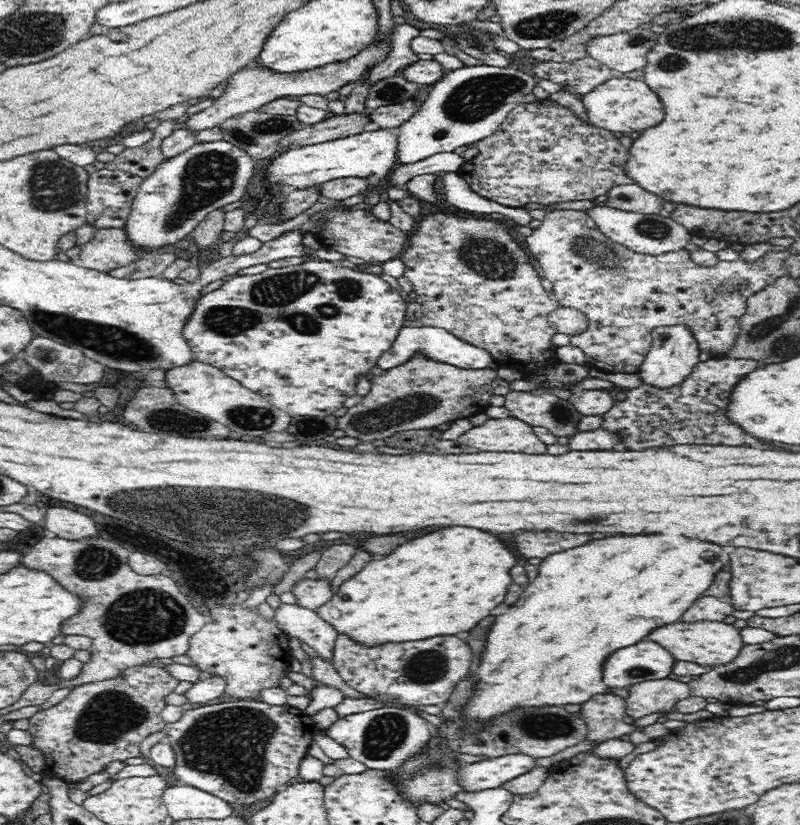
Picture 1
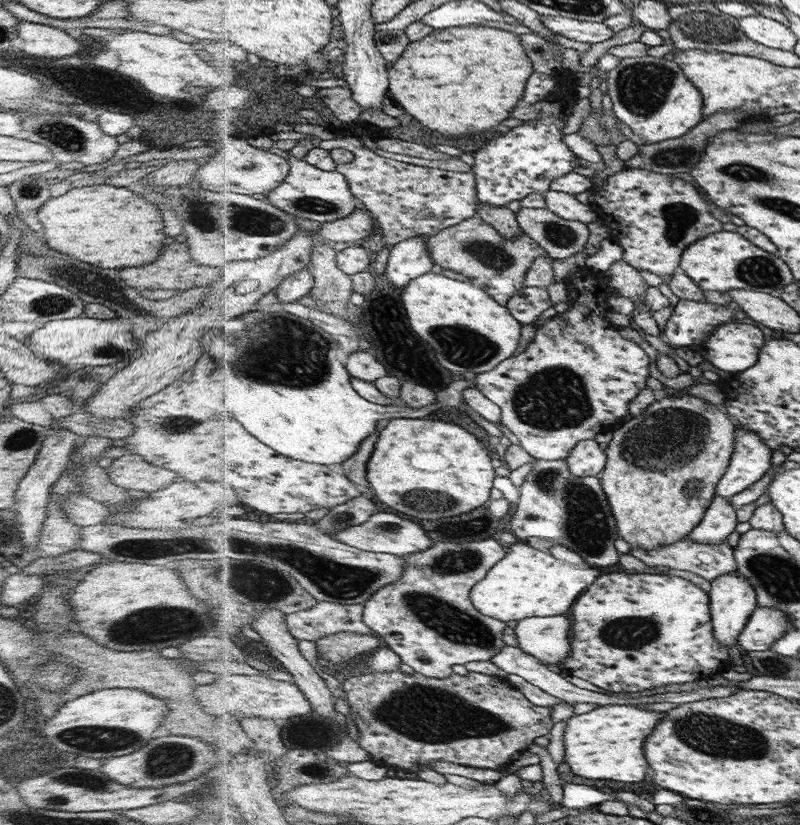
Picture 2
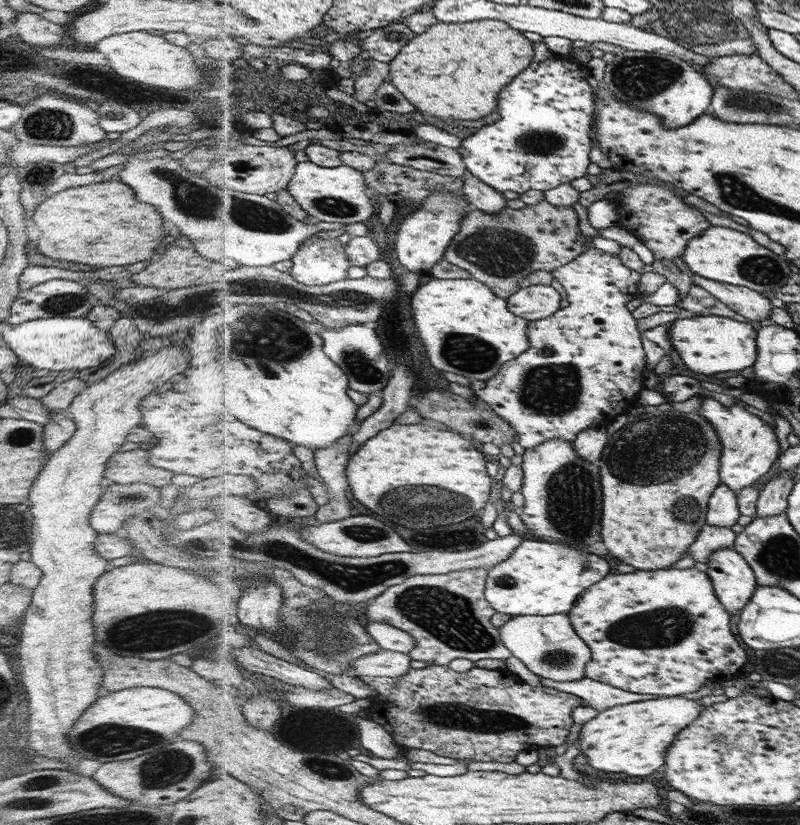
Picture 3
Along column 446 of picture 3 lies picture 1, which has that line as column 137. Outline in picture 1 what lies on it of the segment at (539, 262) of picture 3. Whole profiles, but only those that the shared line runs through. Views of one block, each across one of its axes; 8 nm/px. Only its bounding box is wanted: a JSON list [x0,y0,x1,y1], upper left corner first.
[77,229,145,272]

